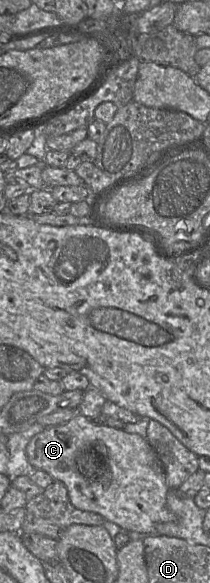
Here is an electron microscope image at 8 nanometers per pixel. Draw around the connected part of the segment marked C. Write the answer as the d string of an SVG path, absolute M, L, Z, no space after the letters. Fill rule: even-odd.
M79 414L66 423L45 427L34 435L26 447L26 455L35 469L47 472L54 480L65 484L74 507L98 513L126 531L155 534L157 525L177 520L177 516L167 506L169 487L163 465L147 439L139 434L98 425Z

